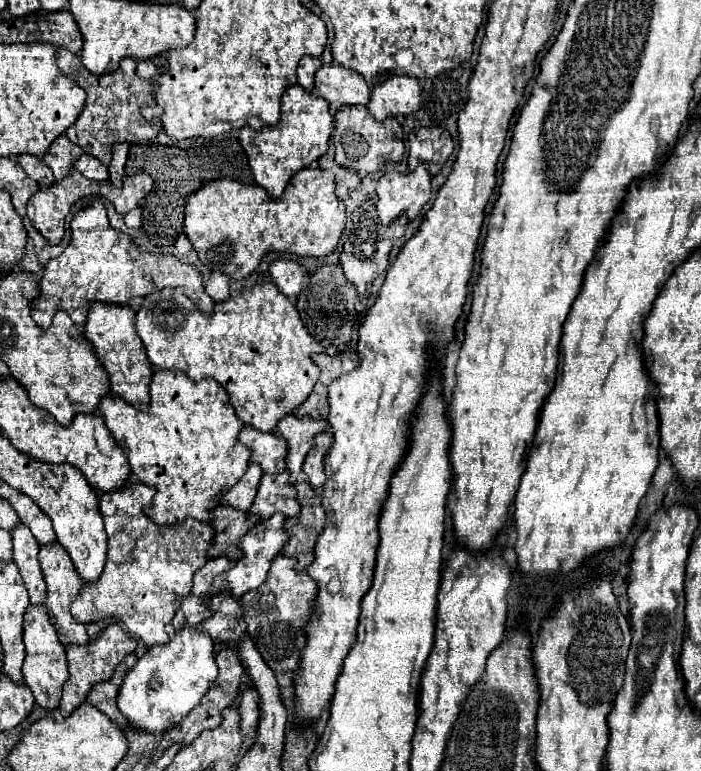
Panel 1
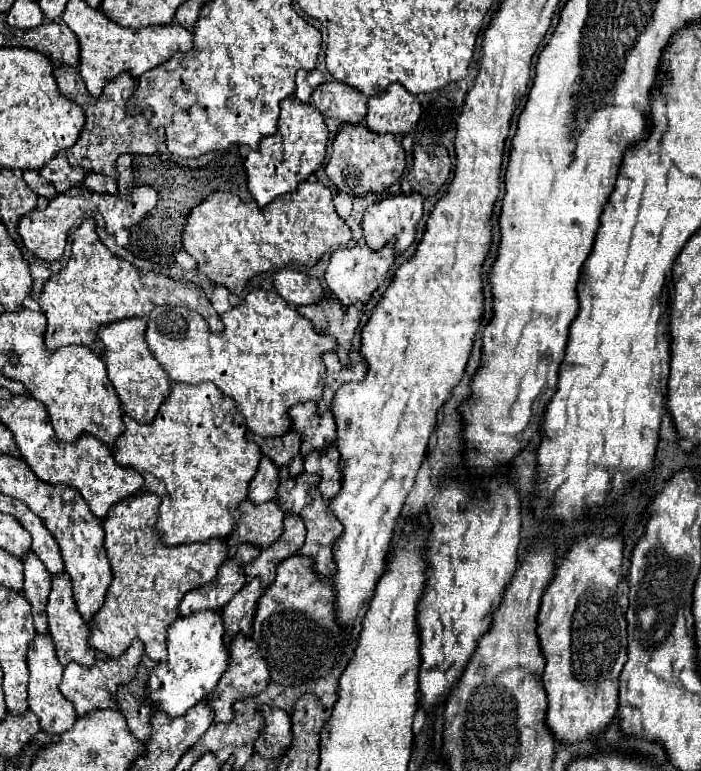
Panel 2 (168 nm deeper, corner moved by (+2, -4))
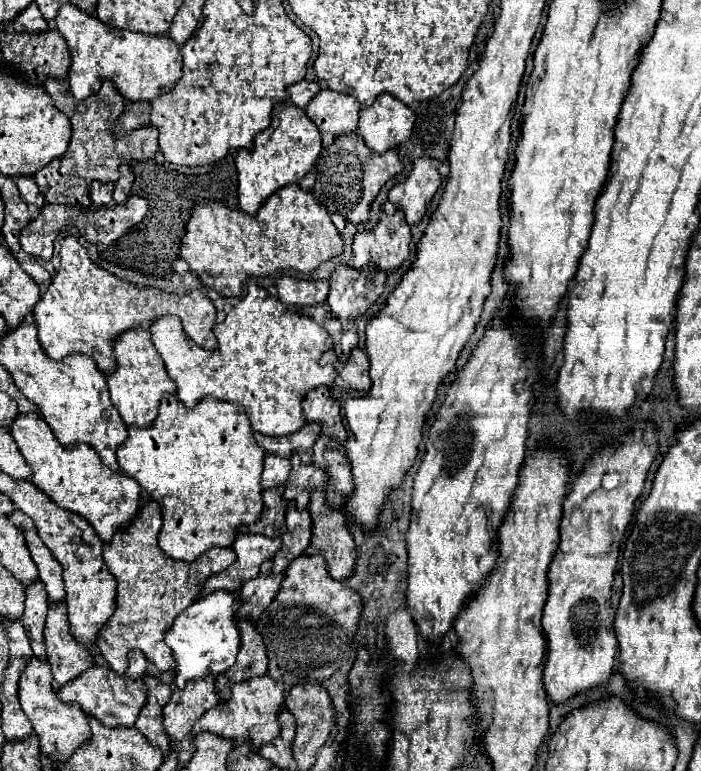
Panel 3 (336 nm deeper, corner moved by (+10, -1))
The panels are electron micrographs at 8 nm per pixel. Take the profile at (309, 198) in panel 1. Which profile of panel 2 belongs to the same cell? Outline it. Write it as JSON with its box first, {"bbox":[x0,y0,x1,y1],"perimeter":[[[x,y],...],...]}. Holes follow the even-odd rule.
{"bbox":[182,181,352,295],"perimeter":[[[302,181],[294,193],[288,193],[268,207],[258,207],[254,201],[242,201],[230,191],[210,193],[200,205],[196,205],[184,225],[182,245],[196,259],[196,269],[210,281],[224,285],[230,293],[240,295],[244,283],[268,269],[280,269],[288,263],[300,263],[312,267],[324,253],[346,247],[352,241],[348,225],[340,219],[332,203],[332,191],[320,181]]]}

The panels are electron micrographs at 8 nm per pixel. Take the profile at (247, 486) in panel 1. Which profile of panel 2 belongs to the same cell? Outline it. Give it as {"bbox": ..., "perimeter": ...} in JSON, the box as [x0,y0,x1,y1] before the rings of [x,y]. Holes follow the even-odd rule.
{"bbox":[248,455,278,503],"perimeter":[[[264,455],[254,479],[248,485],[248,501],[252,503],[264,503],[276,497],[278,487],[278,469],[276,465]]]}

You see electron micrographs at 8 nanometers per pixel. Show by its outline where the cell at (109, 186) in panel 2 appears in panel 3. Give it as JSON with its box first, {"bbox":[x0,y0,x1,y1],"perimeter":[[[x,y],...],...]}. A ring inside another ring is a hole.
{"bbox":[90,182,114,206],"perimeter":[[[92,182],[92,190],[90,190],[90,196],[92,196],[92,202],[96,206],[108,206],[112,202],[112,190],[114,190],[114,184],[112,182],[106,182],[106,184],[100,184],[100,182]]]}

